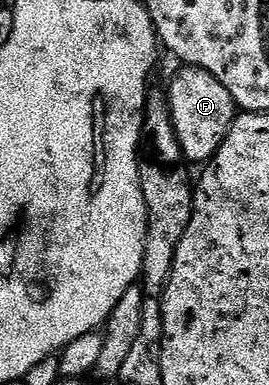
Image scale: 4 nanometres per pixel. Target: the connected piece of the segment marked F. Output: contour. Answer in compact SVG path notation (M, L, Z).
M179 67L179 72L170 80L168 99L172 126L176 130L176 138L182 147L182 155L197 166L205 165L213 160L218 147L224 142L228 130L234 124L236 105L232 94L224 90L220 78L212 78L208 70Z

